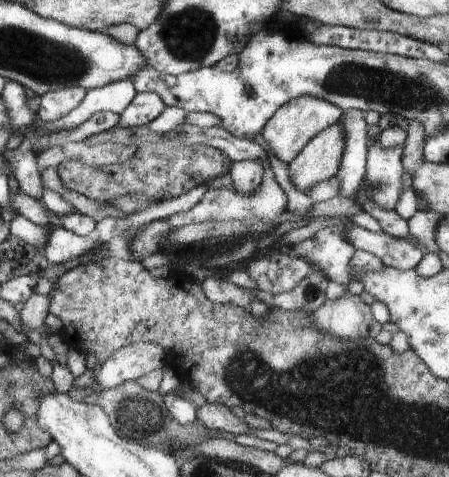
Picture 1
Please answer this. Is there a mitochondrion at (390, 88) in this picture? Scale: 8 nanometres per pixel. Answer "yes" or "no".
yes

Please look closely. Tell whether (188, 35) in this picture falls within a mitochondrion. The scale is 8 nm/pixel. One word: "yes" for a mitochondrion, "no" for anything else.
yes

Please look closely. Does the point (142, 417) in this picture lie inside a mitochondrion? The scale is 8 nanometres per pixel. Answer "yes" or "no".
yes

